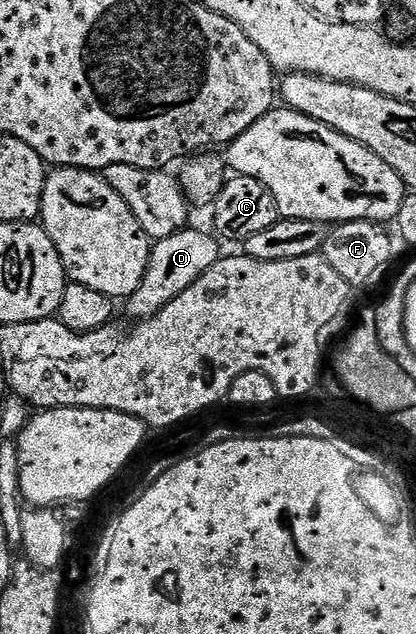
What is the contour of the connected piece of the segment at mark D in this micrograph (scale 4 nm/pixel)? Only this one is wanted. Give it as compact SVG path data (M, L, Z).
M193 228L180 229L175 231L175 235L158 237L152 242L143 283L139 283L139 291L135 291L124 302L125 309L133 316L134 322L145 321L163 307L167 307L167 303L183 295L187 287L194 285L216 261L221 260L222 242L212 232L204 233L201 229Z

